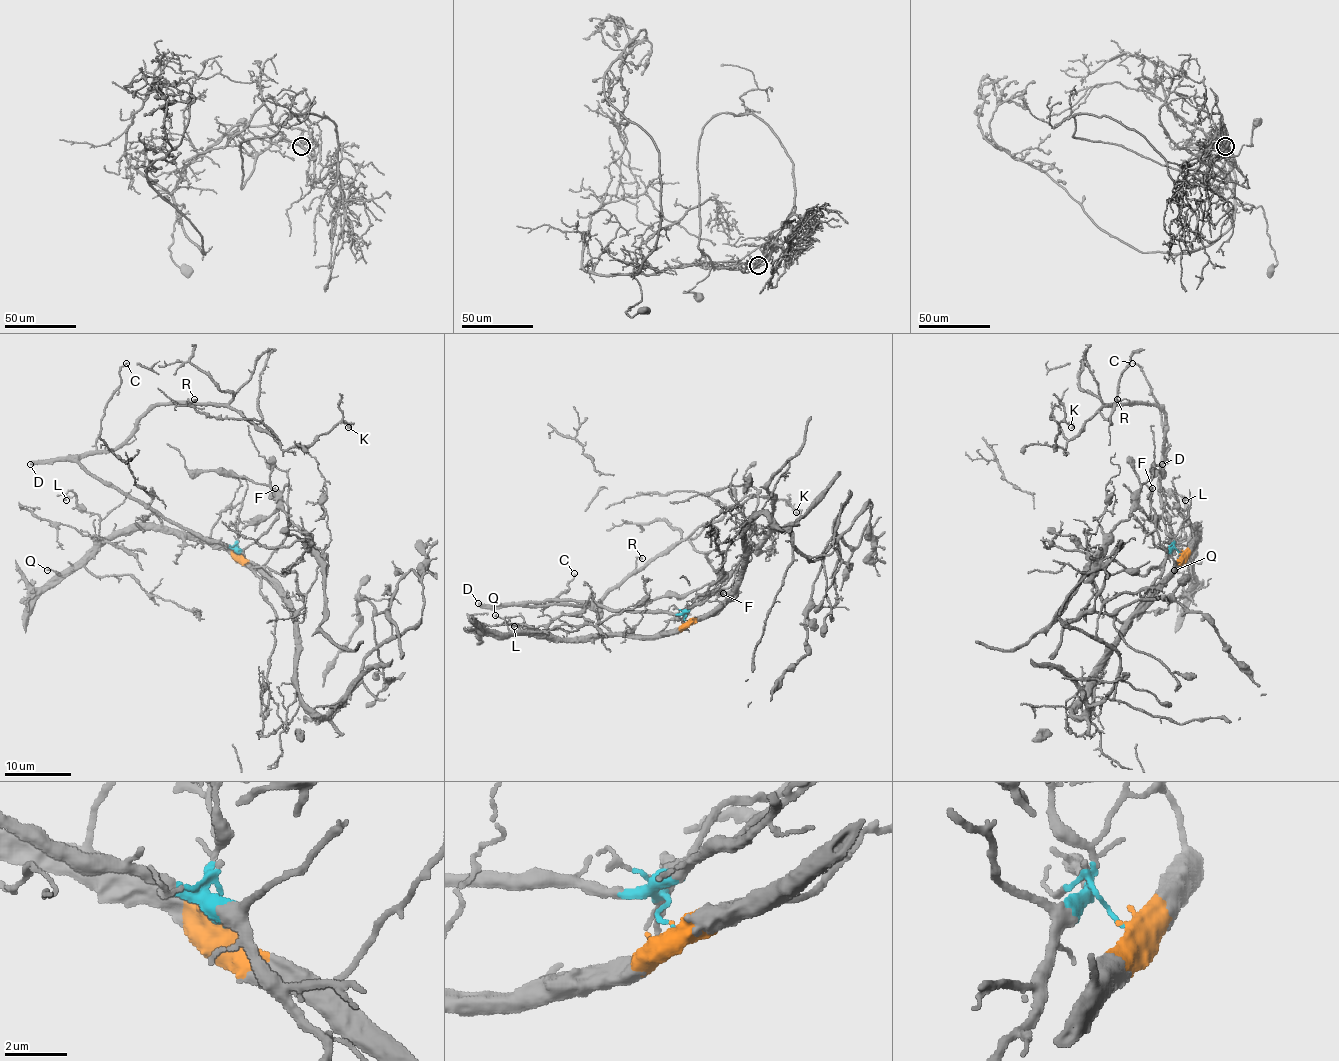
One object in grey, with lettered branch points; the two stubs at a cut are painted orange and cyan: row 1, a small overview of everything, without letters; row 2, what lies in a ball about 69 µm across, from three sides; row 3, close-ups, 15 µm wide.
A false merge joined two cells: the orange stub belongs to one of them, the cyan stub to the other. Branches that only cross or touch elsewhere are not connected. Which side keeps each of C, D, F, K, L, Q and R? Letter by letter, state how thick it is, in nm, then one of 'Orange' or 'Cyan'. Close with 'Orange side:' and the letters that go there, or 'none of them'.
C: Thickness 130 nm. Cyan
D: Thickness 400 nm. Cyan
F: Thickness 220 nm. Orange
K: Thickness 140 nm. Cyan
L: Thickness 160 nm. Orange
Q: Thickness 130 nm. Orange
R: Thickness 150 nm. Cyan
Orange side: F, L, Q

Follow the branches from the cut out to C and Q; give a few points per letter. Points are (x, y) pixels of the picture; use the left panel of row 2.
C: (238, 553), (103, 484), (80, 461), (96, 448), (105, 405), (126, 363)
Q: (238, 553), (208, 543), (203, 538), (153, 529), (116, 531), (101, 538), (60, 574), (46, 569)

